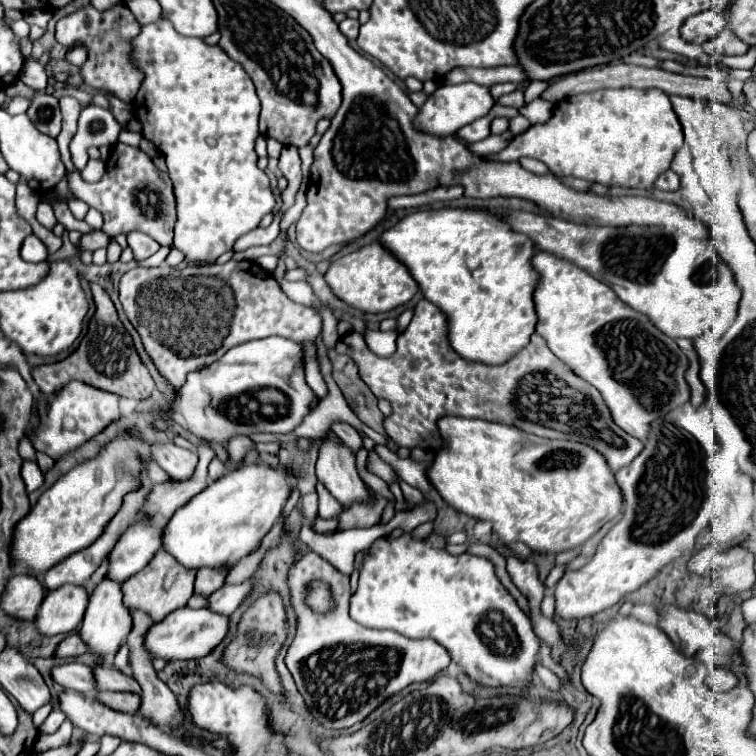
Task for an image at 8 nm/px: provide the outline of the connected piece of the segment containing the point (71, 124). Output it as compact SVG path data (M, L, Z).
M62 97L60 99L60 107L62 107L62 131L56 137L56 141L58 141L58 147L60 147L62 161L64 161L66 169L68 169L68 172L74 172L68 145L70 145L74 133L76 133L76 123L78 123L78 115L82 111L82 105L74 97Z

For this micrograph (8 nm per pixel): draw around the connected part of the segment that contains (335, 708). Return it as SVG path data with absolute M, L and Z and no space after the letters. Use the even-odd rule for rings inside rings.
M308 551L286 579L290 587L290 605L296 613L296 637L288 649L286 665L306 701L312 717L326 729L346 729L364 721L384 699L404 687L430 681L436 673L450 665L448 651L434 639L408 639L388 629L368 629L348 615L350 577L334 569L318 553ZM320 579L332 587L336 609L318 615L304 605L306 583Z

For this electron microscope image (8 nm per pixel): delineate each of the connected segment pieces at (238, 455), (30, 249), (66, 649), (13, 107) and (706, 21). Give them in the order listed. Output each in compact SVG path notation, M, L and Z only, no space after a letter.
M236 436L229 441L227 453L231 461L240 462L248 450L255 448L255 444L247 436Z
M28 235L24 239L20 255L22 255L22 259L26 259L30 263L40 263L40 261L48 259L48 249L46 249L46 245L36 235Z
M74 633L74 635L66 637L56 649L56 657L78 657L82 653L88 653L88 647L82 641L80 633Z
M15 97L10 101L6 110L11 115L18 115L18 114L26 113L30 104L31 104L31 99L27 99L23 97Z
M711 9L686 19L680 35L690 43L704 43L719 35L723 31L723 25L726 27L725 14Z

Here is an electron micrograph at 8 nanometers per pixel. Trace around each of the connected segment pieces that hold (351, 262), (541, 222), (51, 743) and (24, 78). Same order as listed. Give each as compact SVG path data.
M370 243L360 247L358 251L352 251L340 259L336 259L328 273L324 275L328 285L332 287L334 295L346 301L348 305L354 305L360 311L366 313L382 313L390 311L398 305L406 305L414 293L418 291L418 283L410 275L408 267L400 263L382 243Z
M508 211L506 215L514 231L534 239L536 249L582 267L612 287L620 301L648 315L672 339L700 337L712 325L728 329L736 319L740 289L710 239L666 235L664 227L588 227L526 211Z
M62 723L56 733L46 735L46 737L38 737L36 747L40 751L48 751L48 749L54 749L54 747L70 743L70 739L72 739L72 723Z
M26 57L24 71L20 73L20 81L34 91L42 91L46 87L46 81L48 81L44 65L34 57Z

